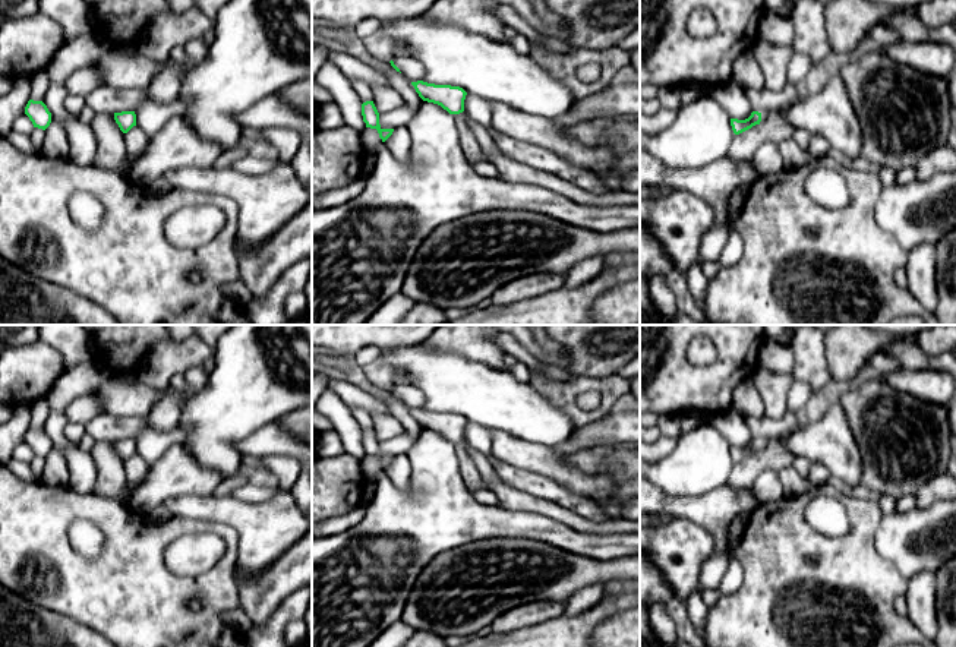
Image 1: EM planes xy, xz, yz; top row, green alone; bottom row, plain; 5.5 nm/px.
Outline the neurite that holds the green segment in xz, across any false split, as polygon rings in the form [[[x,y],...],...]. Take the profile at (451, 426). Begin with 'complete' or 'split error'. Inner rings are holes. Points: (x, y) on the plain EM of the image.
complete; [[[423,408],[411,410],[411,413],[423,429],[438,432],[449,442],[460,442],[464,439],[467,420],[463,416],[435,413]]]

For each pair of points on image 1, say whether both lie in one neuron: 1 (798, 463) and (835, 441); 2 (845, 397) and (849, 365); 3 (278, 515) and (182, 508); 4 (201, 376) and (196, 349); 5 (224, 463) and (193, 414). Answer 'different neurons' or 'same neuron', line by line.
1: different neurons
2: different neurons
3: same neuron
4: different neurons
5: same neuron

